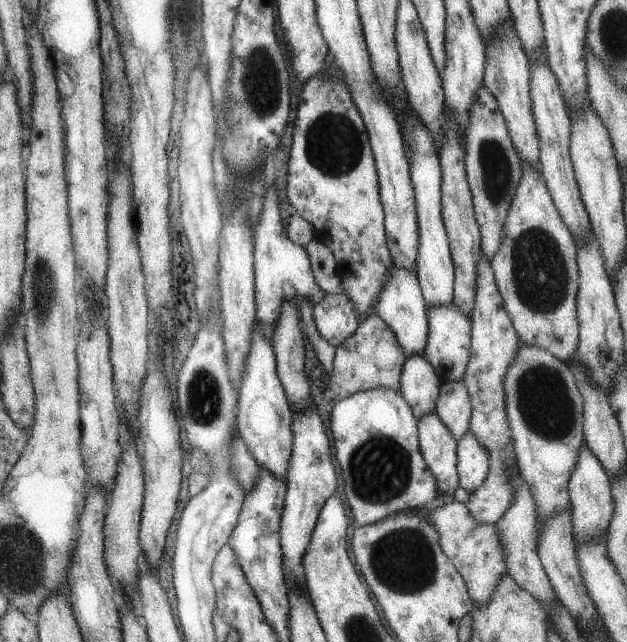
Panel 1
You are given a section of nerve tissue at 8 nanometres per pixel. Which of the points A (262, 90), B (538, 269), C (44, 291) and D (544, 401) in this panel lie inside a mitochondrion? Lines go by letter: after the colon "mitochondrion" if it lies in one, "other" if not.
A: mitochondrion
B: mitochondrion
C: mitochondrion
D: mitochondrion

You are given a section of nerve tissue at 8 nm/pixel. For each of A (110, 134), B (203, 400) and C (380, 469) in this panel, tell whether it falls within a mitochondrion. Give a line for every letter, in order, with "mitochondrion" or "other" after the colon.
A: other
B: mitochondrion
C: mitochondrion

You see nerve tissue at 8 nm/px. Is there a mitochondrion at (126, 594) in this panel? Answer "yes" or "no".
no

